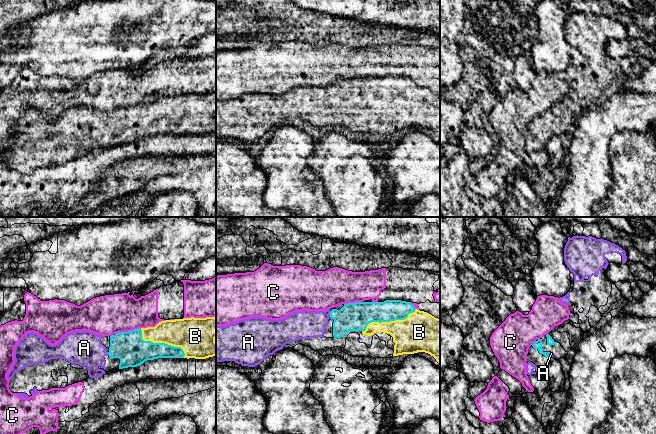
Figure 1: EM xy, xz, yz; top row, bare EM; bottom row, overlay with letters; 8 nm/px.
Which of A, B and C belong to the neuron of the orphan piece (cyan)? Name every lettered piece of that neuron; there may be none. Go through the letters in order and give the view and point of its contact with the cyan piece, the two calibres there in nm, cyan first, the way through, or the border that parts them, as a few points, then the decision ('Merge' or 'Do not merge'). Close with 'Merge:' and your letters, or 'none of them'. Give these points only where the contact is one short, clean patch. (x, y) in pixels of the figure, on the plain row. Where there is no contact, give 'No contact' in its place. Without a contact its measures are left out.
A: Touches cyan at xz (330, 90). Thickness 220 nm (cyan) against 220 nm. Merge
B: Touches cyan at xz (388, 97). Thickness 220 nm (cyan) against 300 nm. Merge
C: Touches cyan at xy (128, 107). Thickness 240 nm (cyan) against 320 nm. Do not merge
Merge: A, B

